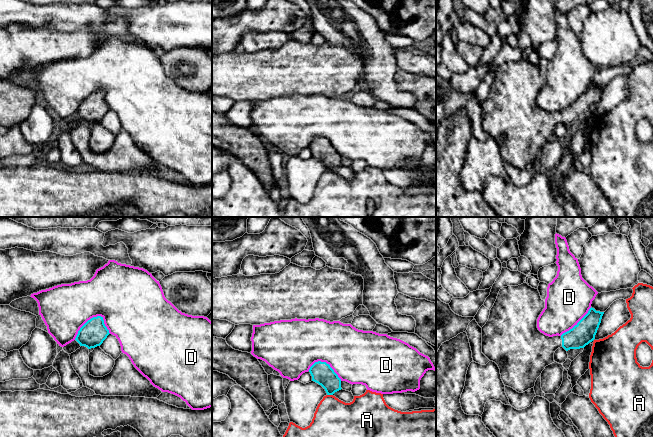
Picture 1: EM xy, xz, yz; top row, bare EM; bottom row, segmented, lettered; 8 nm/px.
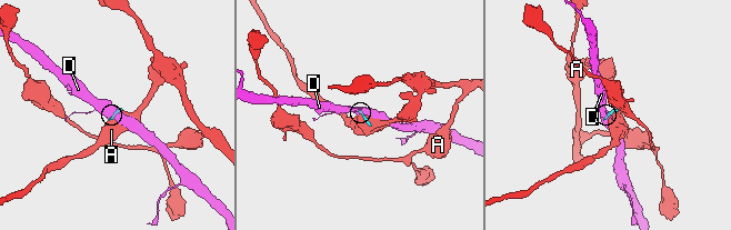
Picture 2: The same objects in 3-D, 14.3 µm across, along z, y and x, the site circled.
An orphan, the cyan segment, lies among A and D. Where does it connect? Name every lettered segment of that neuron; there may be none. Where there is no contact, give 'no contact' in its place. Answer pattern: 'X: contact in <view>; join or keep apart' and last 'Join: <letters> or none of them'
A: contact in xz; keep apart
D: contact in xy; keep apart
Join: none of them

